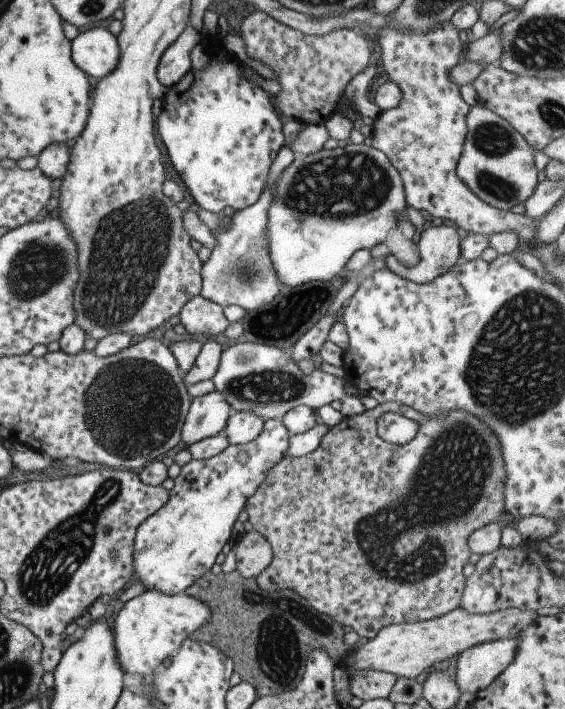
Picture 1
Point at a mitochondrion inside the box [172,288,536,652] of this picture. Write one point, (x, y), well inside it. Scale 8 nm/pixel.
(457, 464)

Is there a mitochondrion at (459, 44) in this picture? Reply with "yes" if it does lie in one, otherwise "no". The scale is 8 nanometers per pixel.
no

